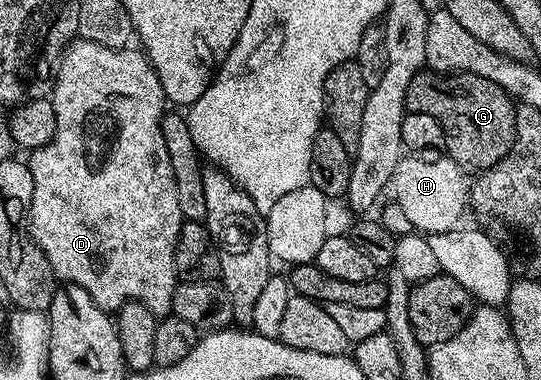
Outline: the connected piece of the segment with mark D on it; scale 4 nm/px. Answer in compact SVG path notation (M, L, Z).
M75 38L63 52L62 59L58 61L52 87L52 99L56 110L56 134L52 134L52 138L43 148L33 149L31 156L34 157L29 157L28 160L34 183L28 223L30 236L36 242L36 246L44 250L44 258L48 258L59 281L88 290L88 294L92 294L92 302L96 302L96 306L100 306L105 312L117 313L120 306L135 300L148 306L148 310L152 310L155 316L161 318L171 311L174 287L180 283L176 274L174 255L184 217L180 210L180 201L176 199L176 178L172 174L172 162L168 158L168 146L164 146L162 133L162 117L168 108L168 97L164 94L160 78L154 73L149 59L141 51L133 52L132 49L130 46L109 48L100 46L100 42Z

